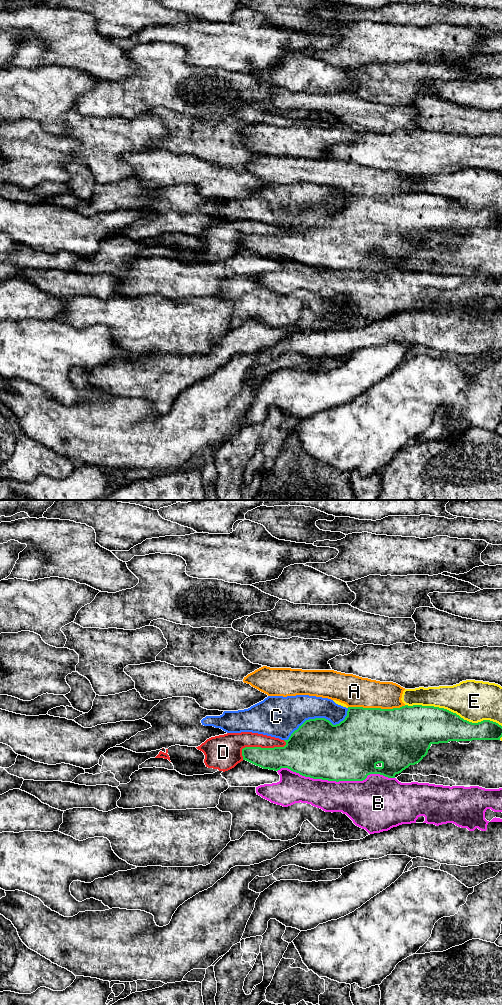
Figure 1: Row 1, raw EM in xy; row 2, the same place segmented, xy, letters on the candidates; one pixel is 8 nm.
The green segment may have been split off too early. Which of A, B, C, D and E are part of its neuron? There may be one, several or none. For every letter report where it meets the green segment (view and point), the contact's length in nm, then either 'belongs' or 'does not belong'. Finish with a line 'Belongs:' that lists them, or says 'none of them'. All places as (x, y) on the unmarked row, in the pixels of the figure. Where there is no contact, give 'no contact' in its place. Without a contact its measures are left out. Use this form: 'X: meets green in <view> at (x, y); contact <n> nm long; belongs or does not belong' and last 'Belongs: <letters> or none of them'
A: meets green in xy at (376, 196); contact 460 nm long; does not belong
B: meets green in xy at (336, 269); contact 950 nm long; does not belong
C: meets green in xy at (318, 206); contact 600 nm long; does not belong
D: meets green in xy at (259, 235); contact 380 nm long; does not belong
E: meets green in xy at (452, 200); contact 800 nm long; does not belong
Belongs: none of them

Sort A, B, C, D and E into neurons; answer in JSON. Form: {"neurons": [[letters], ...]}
{"neurons": [["A"], ["B"], ["C"], ["D"], ["E"]]}

